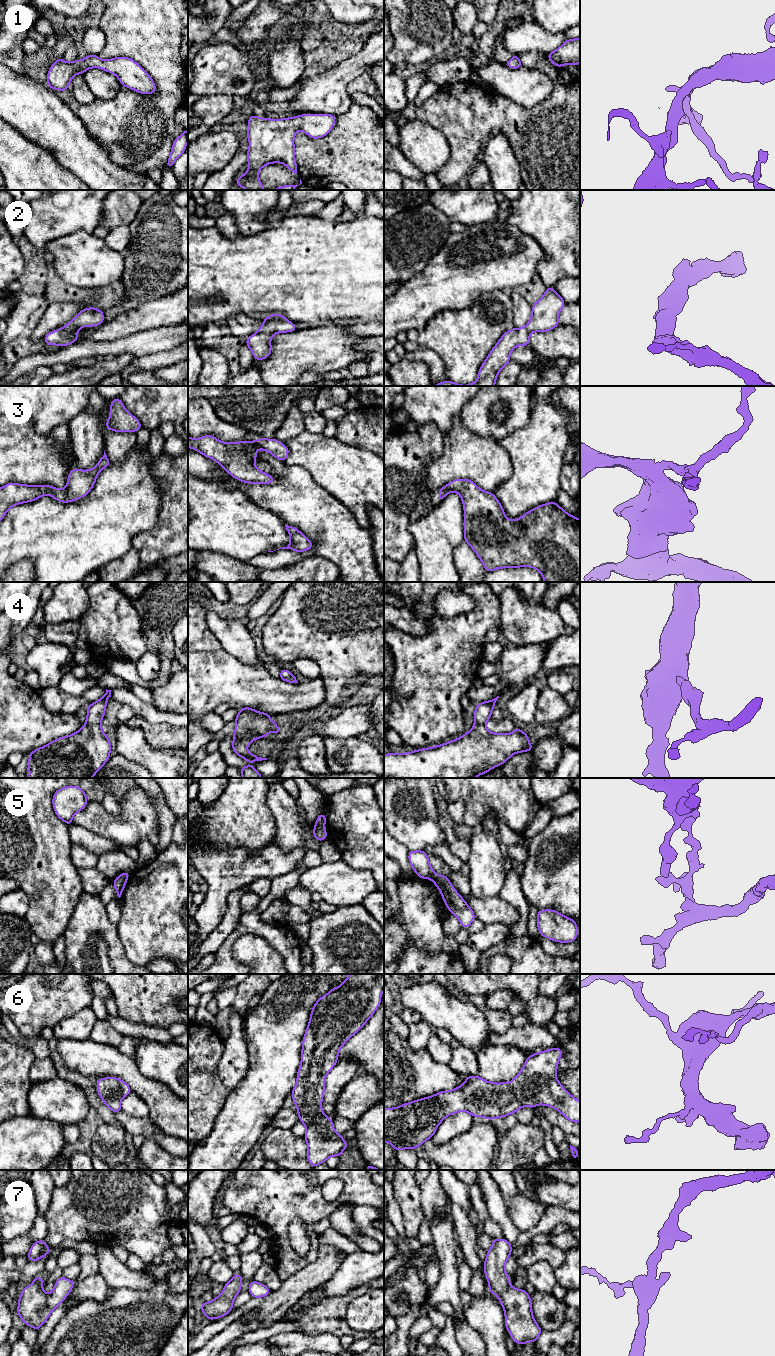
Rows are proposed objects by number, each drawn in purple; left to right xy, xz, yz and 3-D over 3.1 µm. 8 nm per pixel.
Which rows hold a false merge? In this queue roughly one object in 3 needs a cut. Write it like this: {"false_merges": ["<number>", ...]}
{"false_merges": ["5"]}

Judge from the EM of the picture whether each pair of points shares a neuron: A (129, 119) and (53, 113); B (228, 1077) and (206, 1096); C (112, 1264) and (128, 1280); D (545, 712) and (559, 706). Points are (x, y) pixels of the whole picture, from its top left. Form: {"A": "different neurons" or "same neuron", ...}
{"A": "different neurons", "B": "different neurons", "C": "same neuron", "D": "same neuron"}

